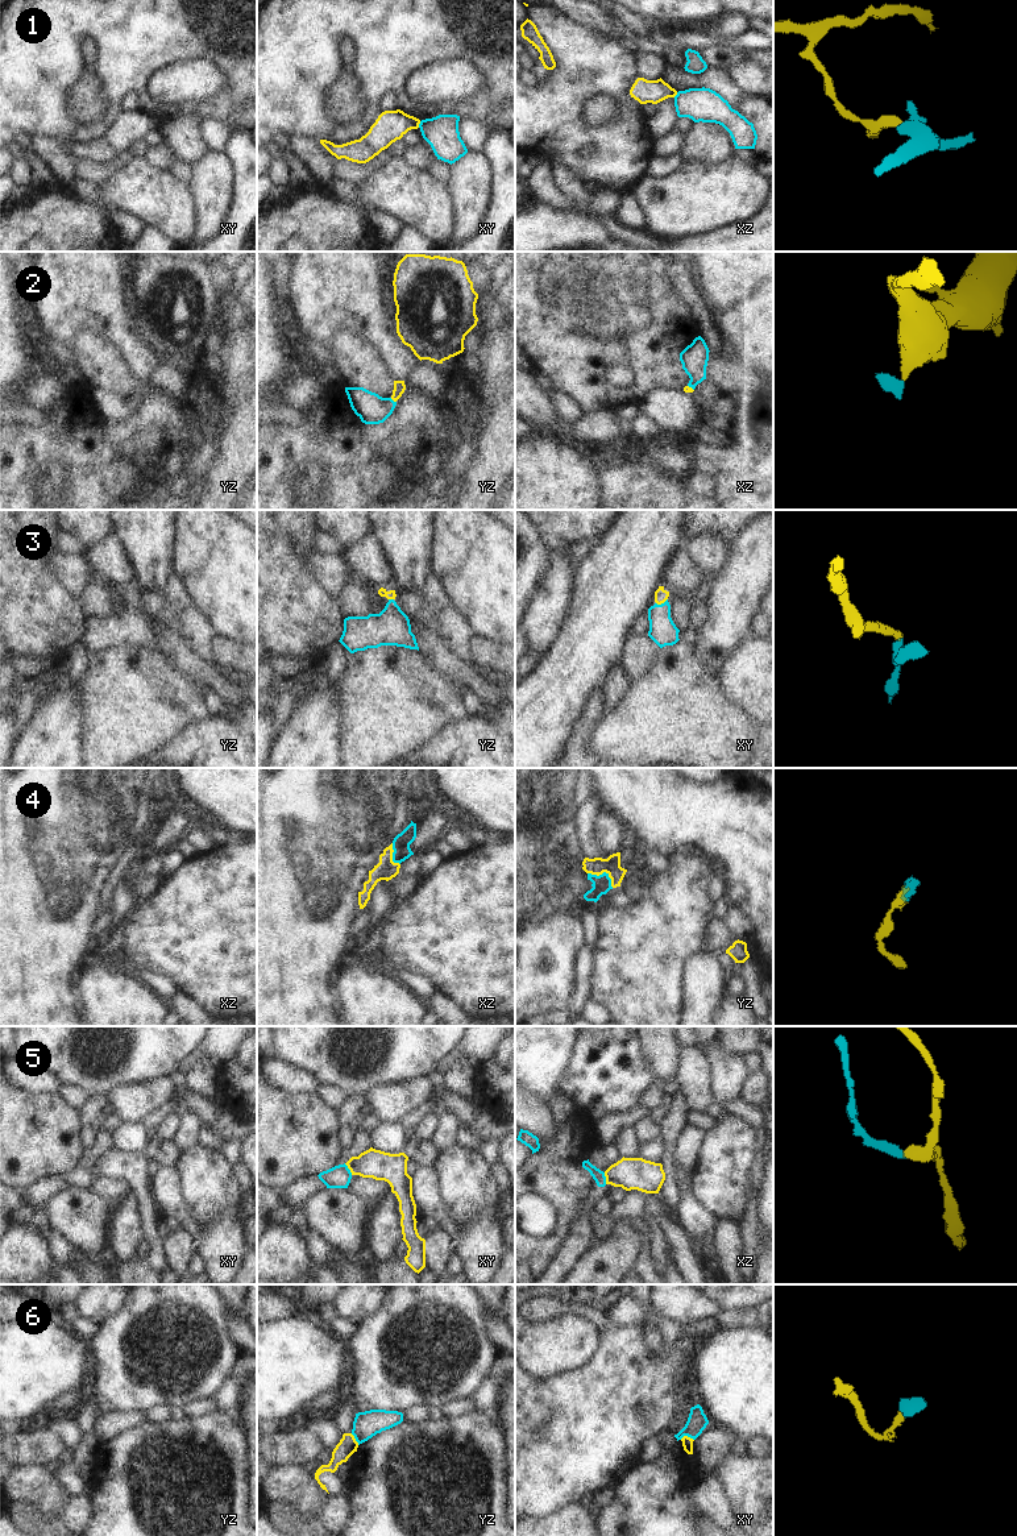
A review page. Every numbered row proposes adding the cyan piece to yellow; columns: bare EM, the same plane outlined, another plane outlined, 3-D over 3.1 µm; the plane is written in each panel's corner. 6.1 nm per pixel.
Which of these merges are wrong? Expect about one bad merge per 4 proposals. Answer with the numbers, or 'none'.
1, 4

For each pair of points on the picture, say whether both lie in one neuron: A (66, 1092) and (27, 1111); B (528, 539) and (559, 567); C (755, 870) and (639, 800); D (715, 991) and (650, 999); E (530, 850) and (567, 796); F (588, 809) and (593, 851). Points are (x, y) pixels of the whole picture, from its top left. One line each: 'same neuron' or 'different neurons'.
A: different neurons
B: different neurons
C: same neuron
D: different neurons
E: different neurons
F: same neuron

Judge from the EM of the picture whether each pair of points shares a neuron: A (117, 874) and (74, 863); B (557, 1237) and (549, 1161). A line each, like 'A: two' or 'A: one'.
A: two
B: one

